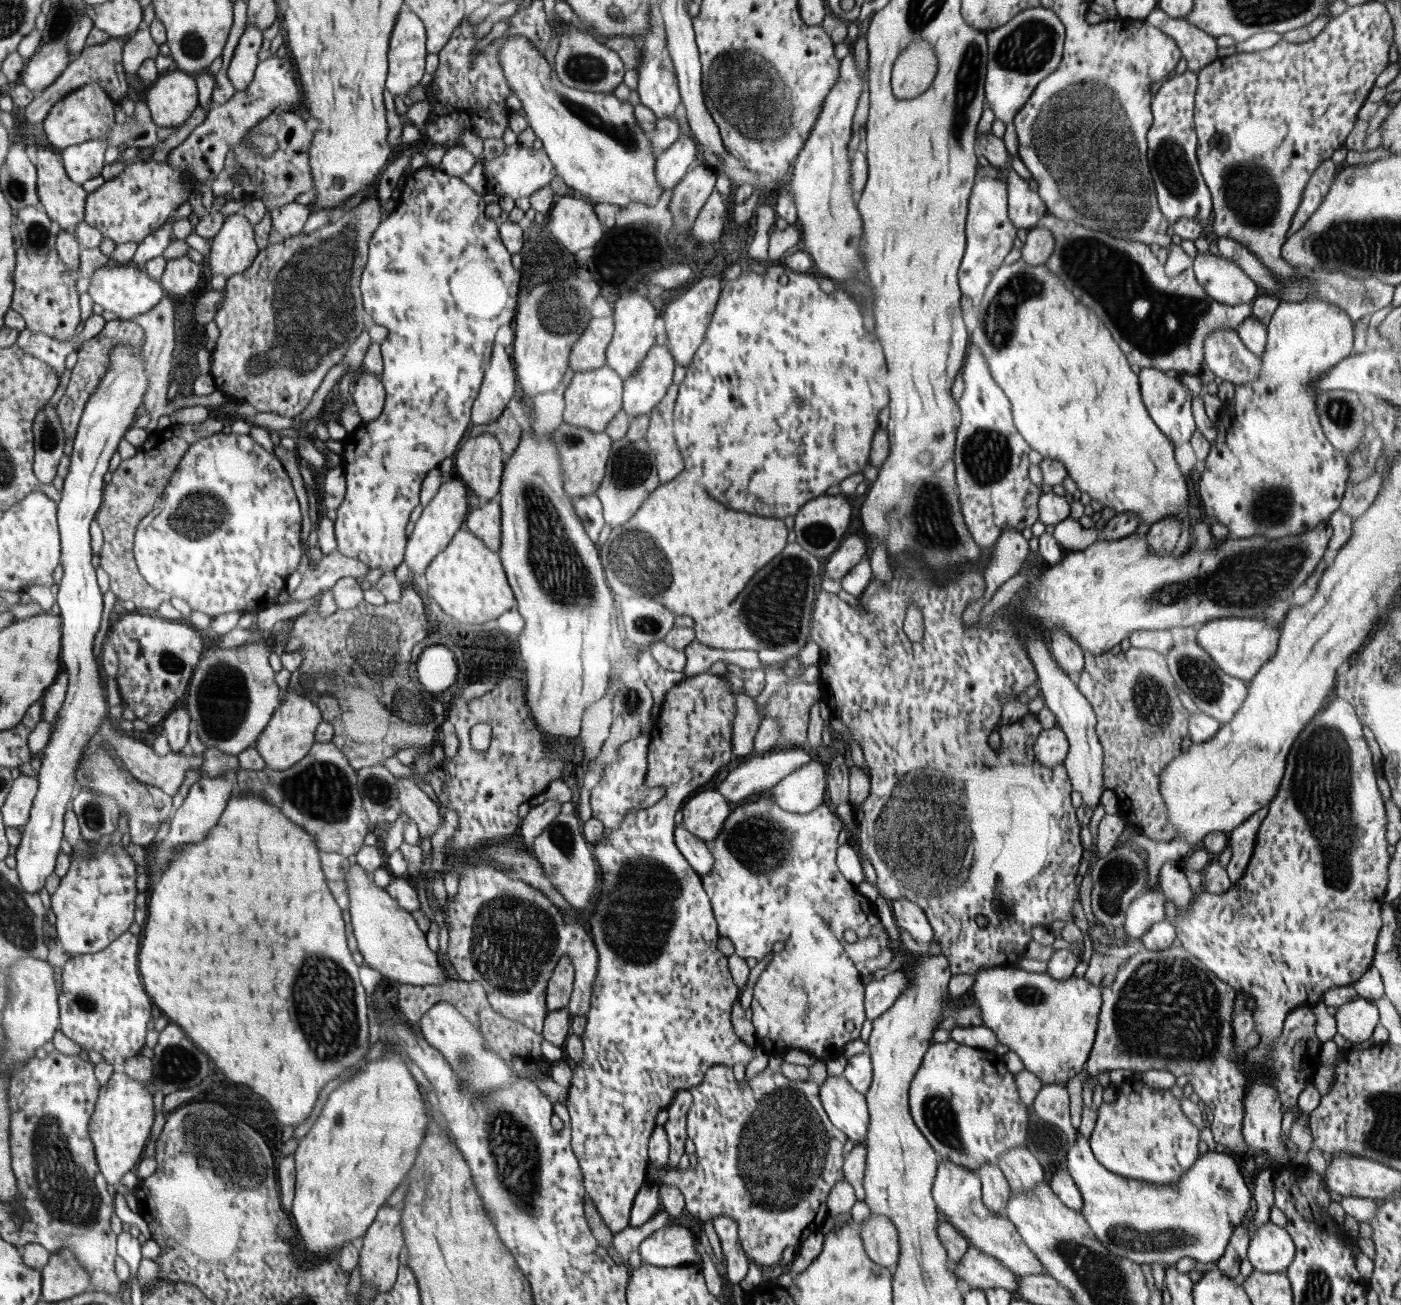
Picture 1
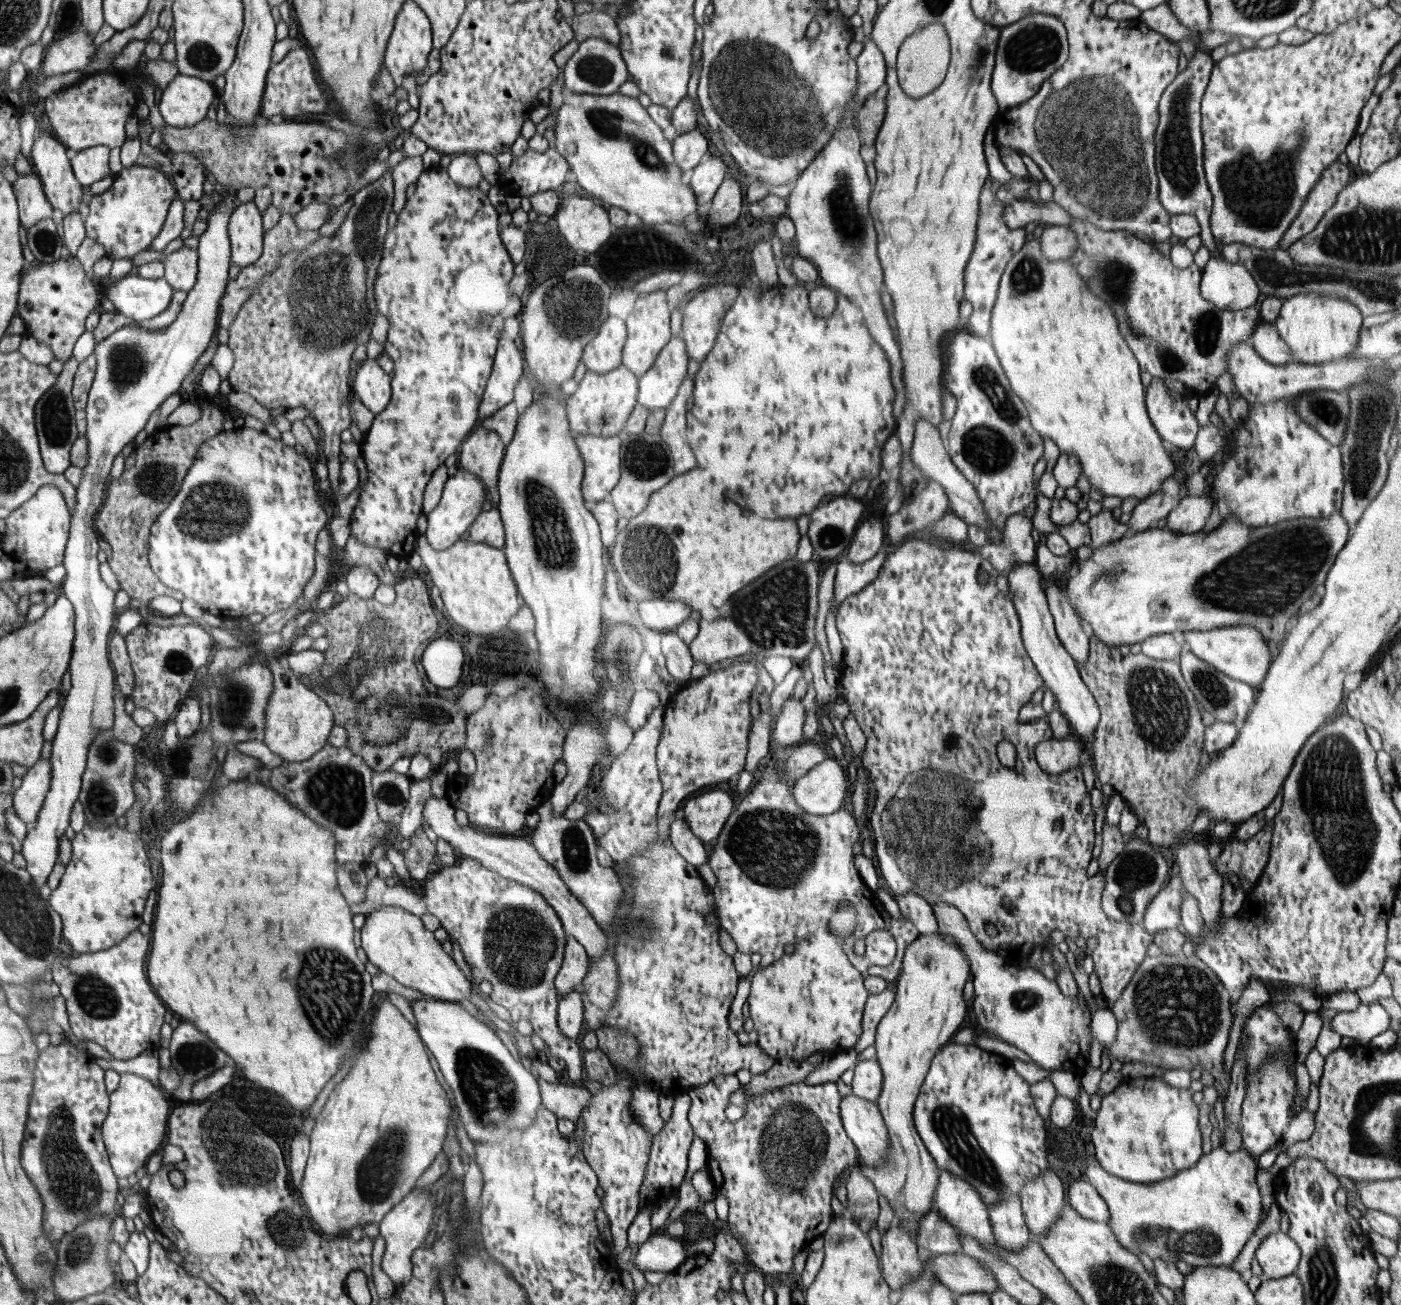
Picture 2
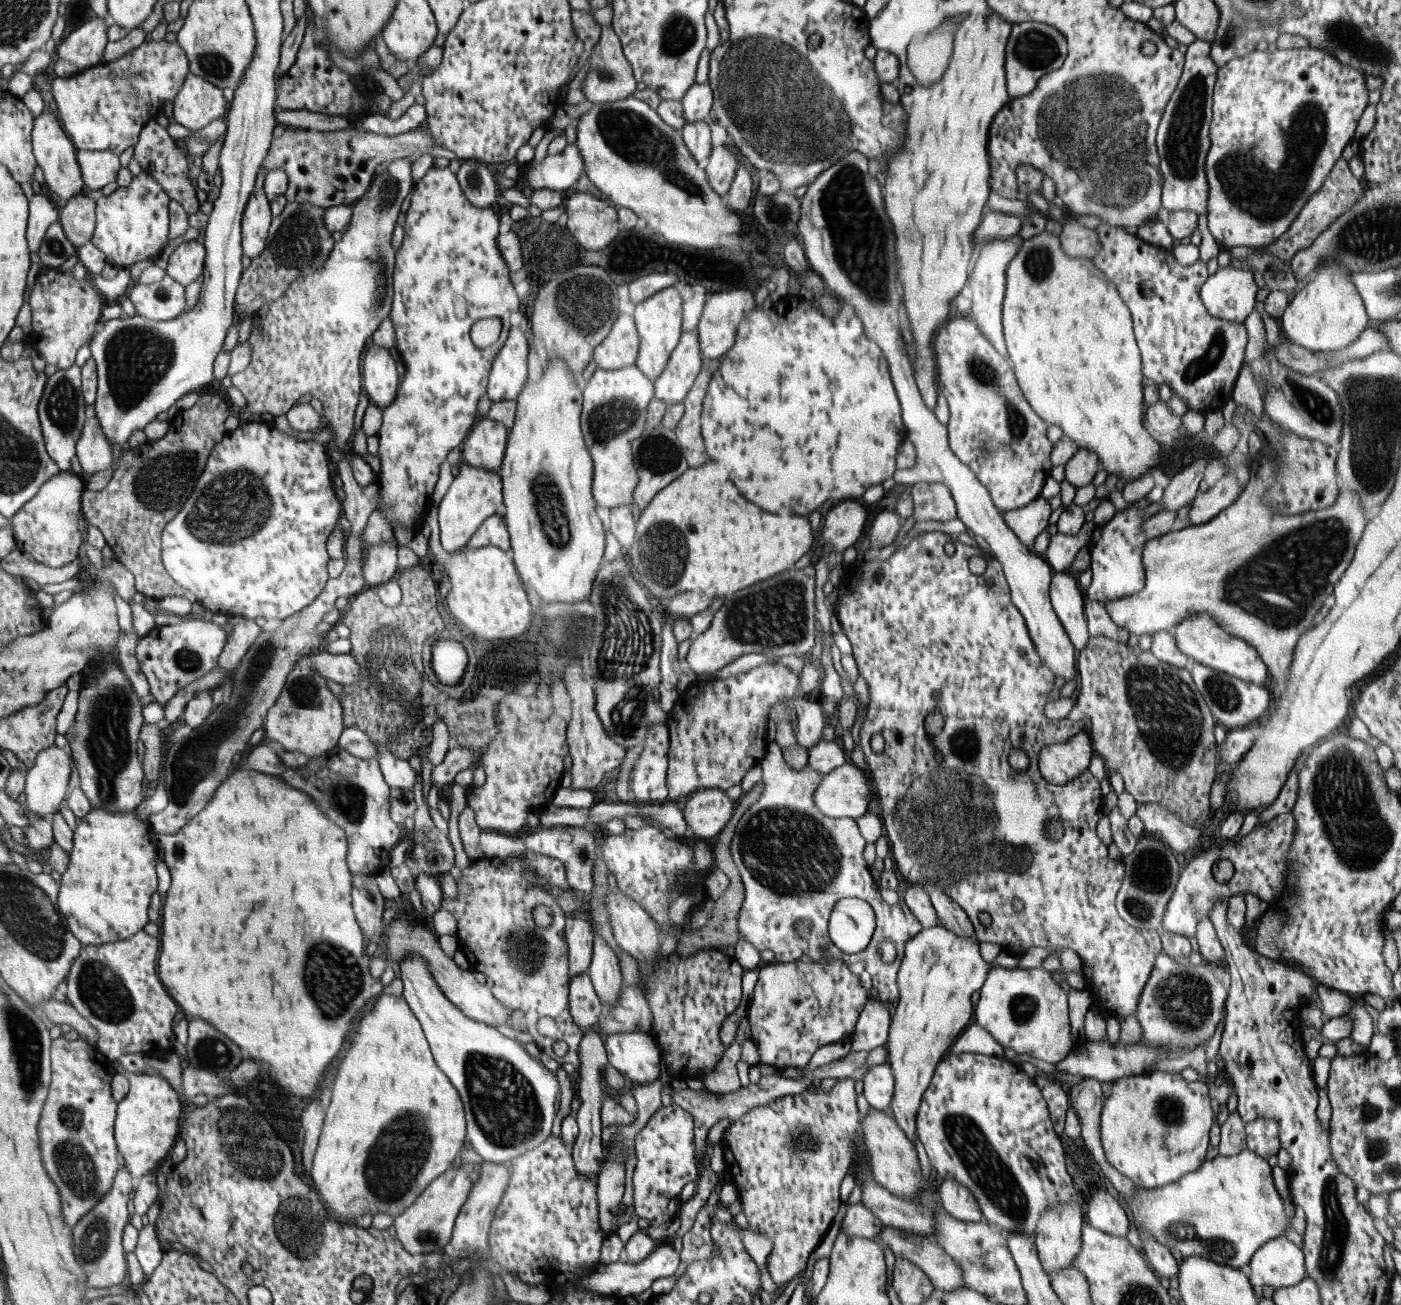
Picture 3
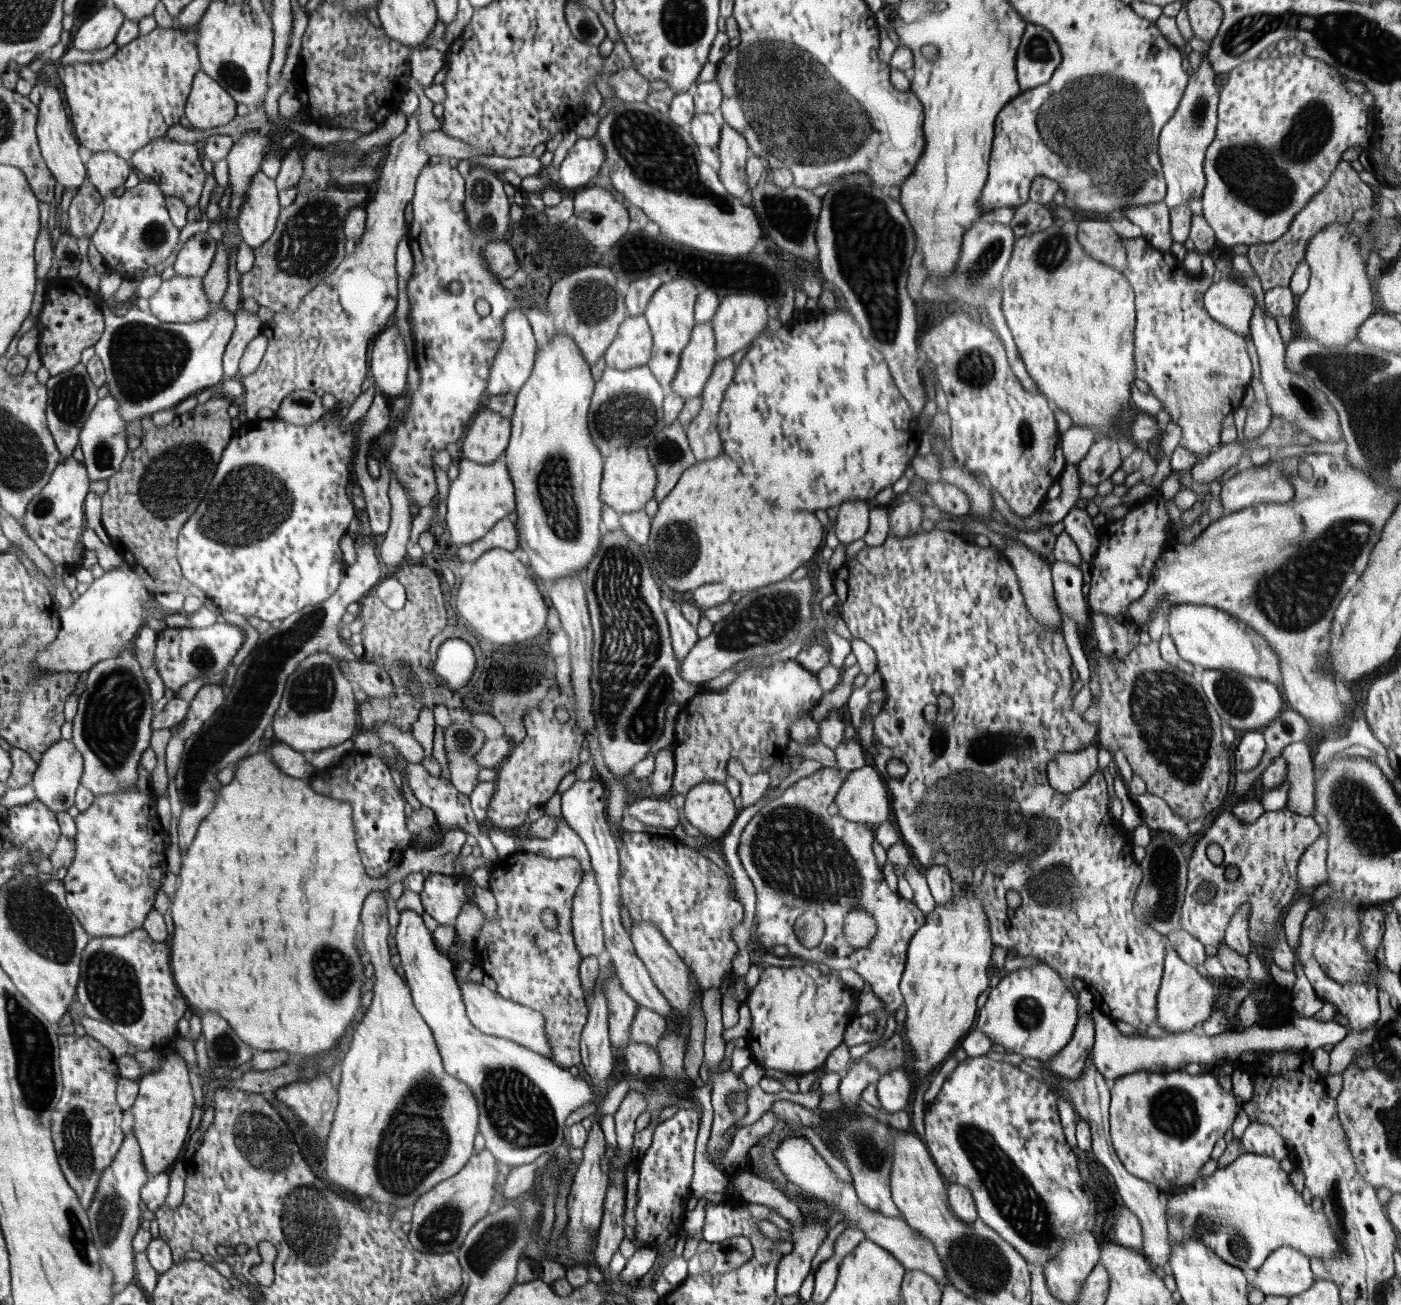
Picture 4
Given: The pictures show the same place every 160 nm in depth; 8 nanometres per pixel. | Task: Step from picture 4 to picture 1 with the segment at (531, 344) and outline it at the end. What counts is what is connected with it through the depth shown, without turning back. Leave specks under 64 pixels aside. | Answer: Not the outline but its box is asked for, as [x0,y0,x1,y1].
[472,344,516,425]

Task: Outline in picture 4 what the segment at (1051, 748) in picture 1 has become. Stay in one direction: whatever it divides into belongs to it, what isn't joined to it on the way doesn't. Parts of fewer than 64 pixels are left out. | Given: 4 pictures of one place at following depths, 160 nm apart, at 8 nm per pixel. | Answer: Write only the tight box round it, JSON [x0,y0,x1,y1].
[1047,744,1098,793]

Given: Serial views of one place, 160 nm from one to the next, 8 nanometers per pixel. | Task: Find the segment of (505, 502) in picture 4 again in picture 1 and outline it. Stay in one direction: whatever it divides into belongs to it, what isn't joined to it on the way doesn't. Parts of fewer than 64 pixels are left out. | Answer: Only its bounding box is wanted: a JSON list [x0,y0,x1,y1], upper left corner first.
[403,478,468,584]

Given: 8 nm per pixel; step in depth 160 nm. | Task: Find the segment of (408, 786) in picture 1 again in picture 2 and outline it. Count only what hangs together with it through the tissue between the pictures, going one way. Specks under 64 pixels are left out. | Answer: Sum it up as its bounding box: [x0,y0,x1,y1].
[423,796,610,960]

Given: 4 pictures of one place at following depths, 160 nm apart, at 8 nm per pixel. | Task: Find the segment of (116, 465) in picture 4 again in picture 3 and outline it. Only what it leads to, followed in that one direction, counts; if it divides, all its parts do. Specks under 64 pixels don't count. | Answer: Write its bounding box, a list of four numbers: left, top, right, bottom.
[76,415,113,476]

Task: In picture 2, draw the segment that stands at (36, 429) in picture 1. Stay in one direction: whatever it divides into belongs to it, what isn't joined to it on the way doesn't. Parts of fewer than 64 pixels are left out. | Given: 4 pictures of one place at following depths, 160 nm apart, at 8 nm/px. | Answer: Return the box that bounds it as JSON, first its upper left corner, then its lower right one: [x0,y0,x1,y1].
[35,356,79,475]

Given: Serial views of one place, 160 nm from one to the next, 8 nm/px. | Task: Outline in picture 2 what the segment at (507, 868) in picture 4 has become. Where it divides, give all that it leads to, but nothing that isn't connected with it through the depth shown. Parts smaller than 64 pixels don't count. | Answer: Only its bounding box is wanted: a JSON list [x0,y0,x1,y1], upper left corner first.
[366,858,584,1081]

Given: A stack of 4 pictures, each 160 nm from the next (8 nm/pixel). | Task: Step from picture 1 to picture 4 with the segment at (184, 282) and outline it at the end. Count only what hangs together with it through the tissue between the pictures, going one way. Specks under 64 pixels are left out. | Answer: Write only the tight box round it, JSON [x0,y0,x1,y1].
[172,232,218,277]

